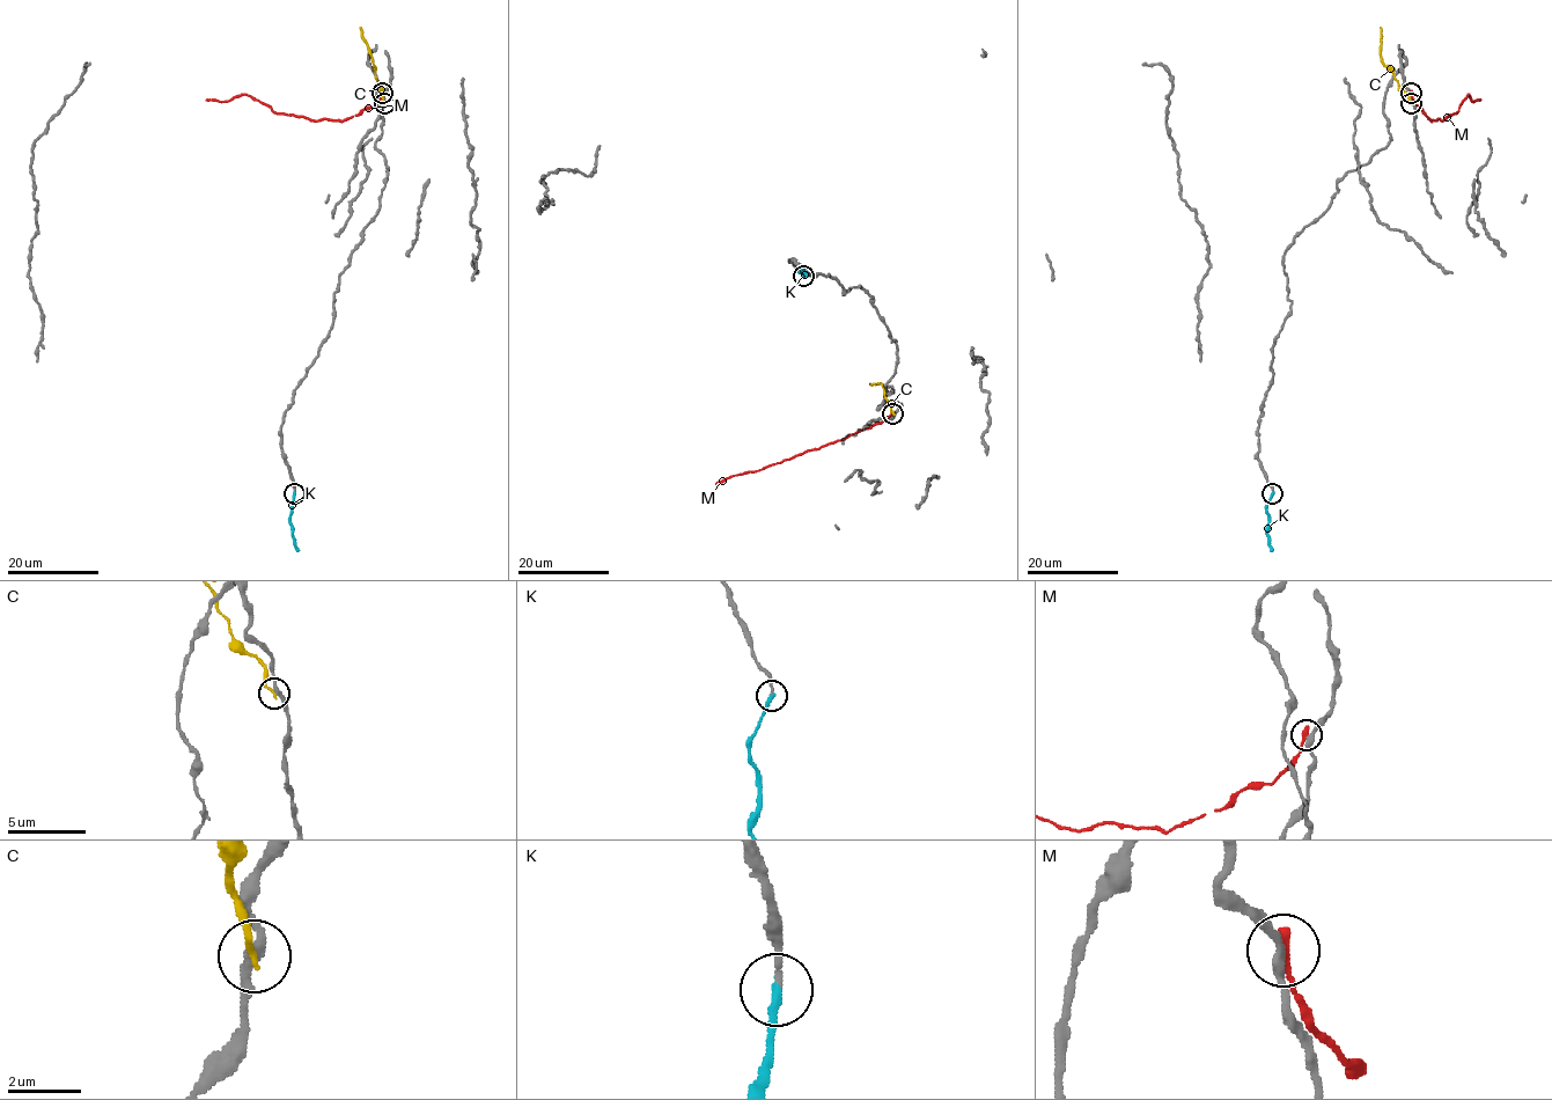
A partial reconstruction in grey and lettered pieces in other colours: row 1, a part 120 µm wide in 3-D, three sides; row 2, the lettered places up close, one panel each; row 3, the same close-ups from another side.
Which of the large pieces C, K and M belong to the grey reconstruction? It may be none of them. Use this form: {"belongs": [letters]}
{"belongs": ["K"]}

